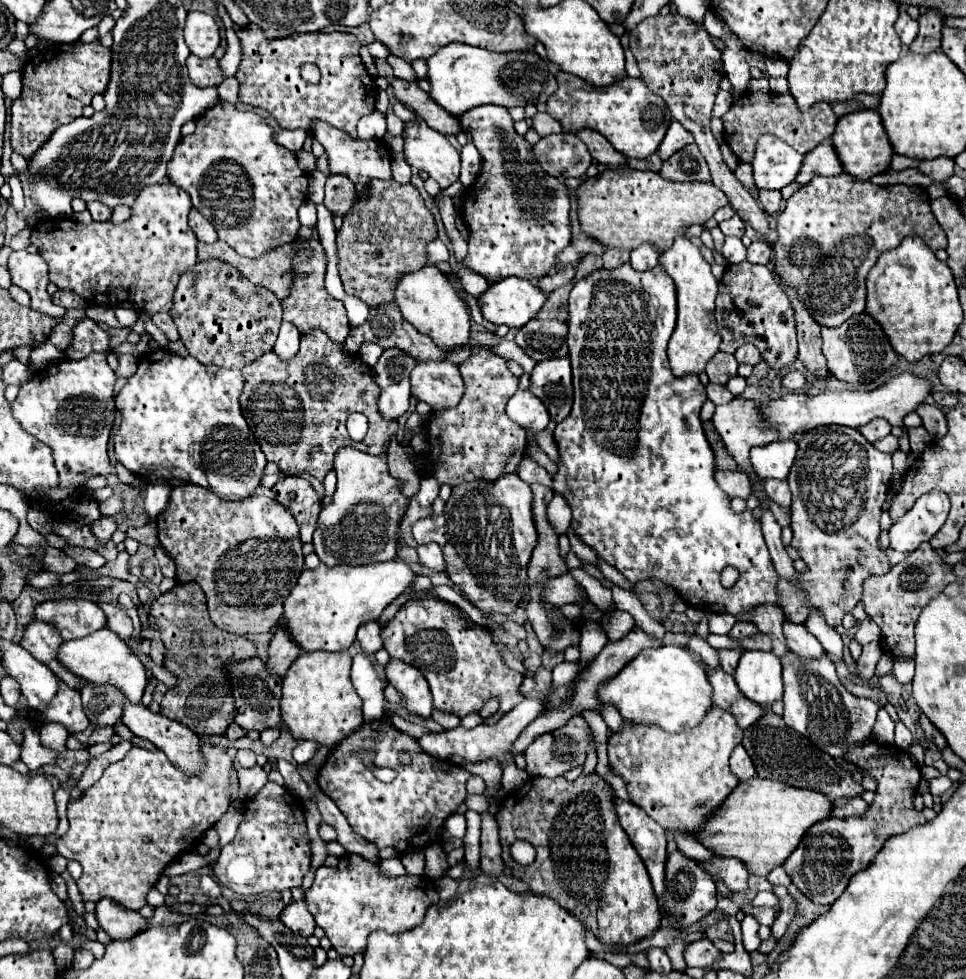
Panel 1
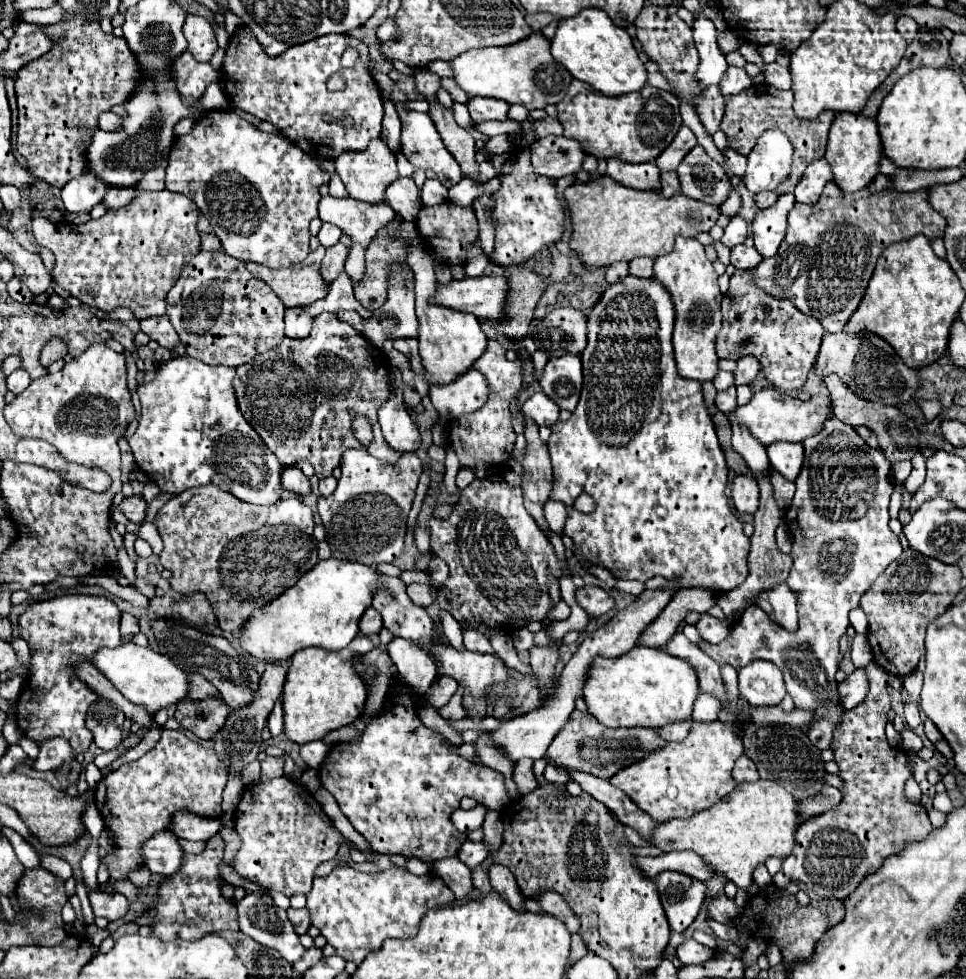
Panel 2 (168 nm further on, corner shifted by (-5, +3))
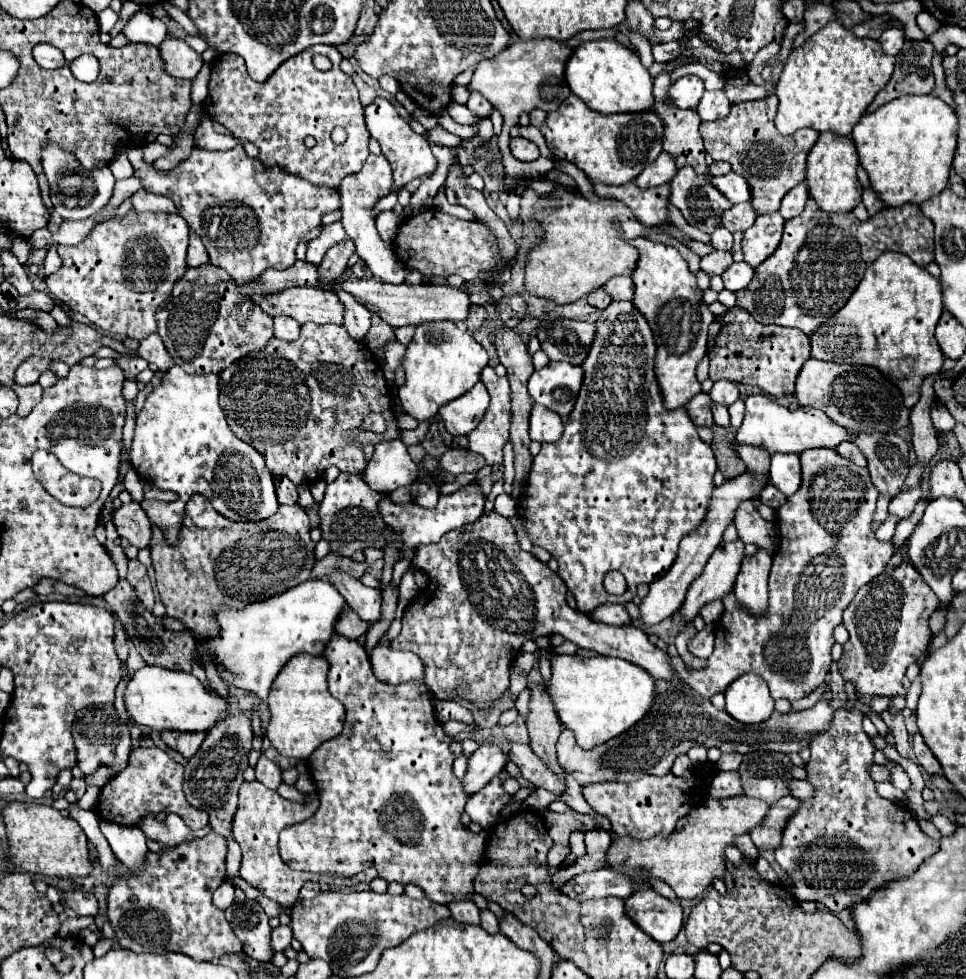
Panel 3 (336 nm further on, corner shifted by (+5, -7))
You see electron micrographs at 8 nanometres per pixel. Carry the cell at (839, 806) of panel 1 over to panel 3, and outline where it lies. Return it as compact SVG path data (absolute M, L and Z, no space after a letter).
M786 795L784 799L780 799L778 803L774 803L766 817L762 819L760 825L756 825L752 831L750 831L750 837L754 841L754 845L758 847L758 851L764 851L764 849L770 849L774 851L778 845L780 845L780 837L782 837L782 827L784 823L788 821L788 815L792 815L796 809L798 809L800 801Z

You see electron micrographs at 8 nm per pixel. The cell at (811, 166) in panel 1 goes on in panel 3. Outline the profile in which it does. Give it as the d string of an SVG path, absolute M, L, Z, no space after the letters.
M800 183L792 191L786 193L778 213L788 221L788 219L792 219L792 217L796 217L796 215L800 215L804 211L806 201L808 201L808 187L806 187L806 183Z

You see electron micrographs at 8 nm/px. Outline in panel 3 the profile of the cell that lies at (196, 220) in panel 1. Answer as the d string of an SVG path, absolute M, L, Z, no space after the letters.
M190 233L190 245L188 245L188 257L186 257L188 267L200 267L208 263L208 253L196 233Z

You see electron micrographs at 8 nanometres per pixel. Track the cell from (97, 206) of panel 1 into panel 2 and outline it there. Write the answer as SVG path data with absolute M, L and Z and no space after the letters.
M110 187L106 191L106 197L104 197L102 203L106 205L108 211L116 211L116 209L128 205L136 195L138 195L136 189L116 189L116 187Z

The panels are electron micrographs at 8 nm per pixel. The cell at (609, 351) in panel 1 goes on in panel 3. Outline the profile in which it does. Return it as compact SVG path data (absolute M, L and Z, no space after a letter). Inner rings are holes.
M612 301L610 307L606 307L600 315L600 319L596 321L598 331L596 331L596 339L590 347L588 359L582 363L584 369L584 383L582 389L578 393L578 401L574 411L570 413L570 421L564 427L564 435L556 441L556 443L544 443L540 453L536 455L536 459L532 461L528 479L526 479L526 489L524 495L518 501L518 515L522 515L524 519L524 527L532 539L532 545L538 545L542 549L546 549L556 561L558 561L558 575L560 579L566 583L568 591L576 597L578 603L578 611L590 615L598 605L604 603L628 603L632 601L636 587L640 583L652 583L656 579L660 579L662 575L666 575L666 571L672 567L676 553L678 553L678 543L684 535L688 535L694 527L698 527L708 511L708 503L714 491L712 485L712 477L716 471L716 459L712 449L698 437L694 423L690 421L690 417L686 415L686 411L680 407L676 411L668 411L662 405L662 397L660 397L660 389L658 389L658 381L654 377L654 355L656 355L656 345L654 345L654 337L652 331L648 327L648 321L634 309L634 305L630 301ZM608 571L620 571L626 581L628 581L628 589L624 595L616 597L606 593L602 579Z

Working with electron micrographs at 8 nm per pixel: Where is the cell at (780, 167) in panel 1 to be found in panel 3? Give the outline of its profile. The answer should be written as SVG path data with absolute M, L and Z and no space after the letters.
M730 171L724 177L710 177L710 183L730 199L730 203L744 203L750 201L750 187L742 175Z

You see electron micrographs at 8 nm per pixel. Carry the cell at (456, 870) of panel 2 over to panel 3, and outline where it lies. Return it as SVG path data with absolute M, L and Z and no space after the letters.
M452 901L448 909L458 923L480 925L480 909L472 901Z

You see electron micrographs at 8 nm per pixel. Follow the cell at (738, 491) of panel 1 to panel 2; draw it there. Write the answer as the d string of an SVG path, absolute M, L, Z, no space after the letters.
M736 475L732 479L732 503L740 513L756 513L758 483L752 475Z

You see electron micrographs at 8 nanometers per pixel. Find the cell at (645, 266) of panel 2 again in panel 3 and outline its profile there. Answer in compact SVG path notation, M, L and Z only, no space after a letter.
M612 277L606 285L604 291L618 301L630 301L634 295L634 283L630 277Z

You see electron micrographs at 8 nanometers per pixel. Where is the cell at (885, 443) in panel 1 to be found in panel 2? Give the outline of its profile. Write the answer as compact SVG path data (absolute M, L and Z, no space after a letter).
M894 461L892 465L892 477L894 477L894 485L902 485L906 481L906 477L910 475L910 461Z

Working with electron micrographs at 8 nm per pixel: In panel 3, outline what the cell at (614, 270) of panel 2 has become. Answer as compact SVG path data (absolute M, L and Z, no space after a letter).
M602 287L596 289L596 291L592 291L592 293L588 295L588 303L590 303L592 307L596 307L596 309L604 309L604 307L608 307L610 301L612 301L612 299L604 293Z

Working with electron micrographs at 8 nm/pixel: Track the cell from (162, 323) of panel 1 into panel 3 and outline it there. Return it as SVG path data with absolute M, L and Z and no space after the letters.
M152 333L150 337L142 339L140 341L140 349L138 349L140 357L144 357L148 363L154 363L160 371L168 371L174 363L172 363L172 357L168 355L162 339L158 333Z

